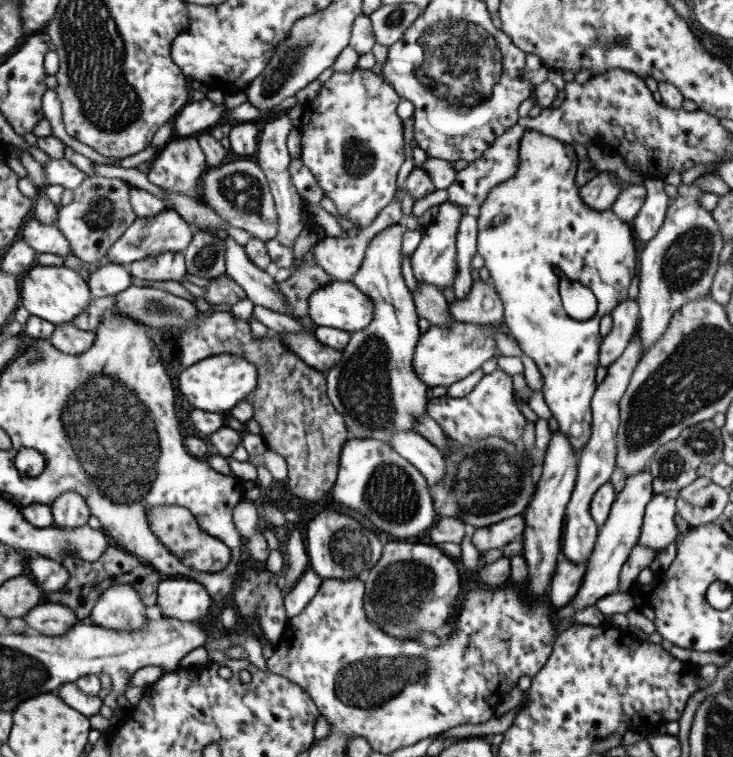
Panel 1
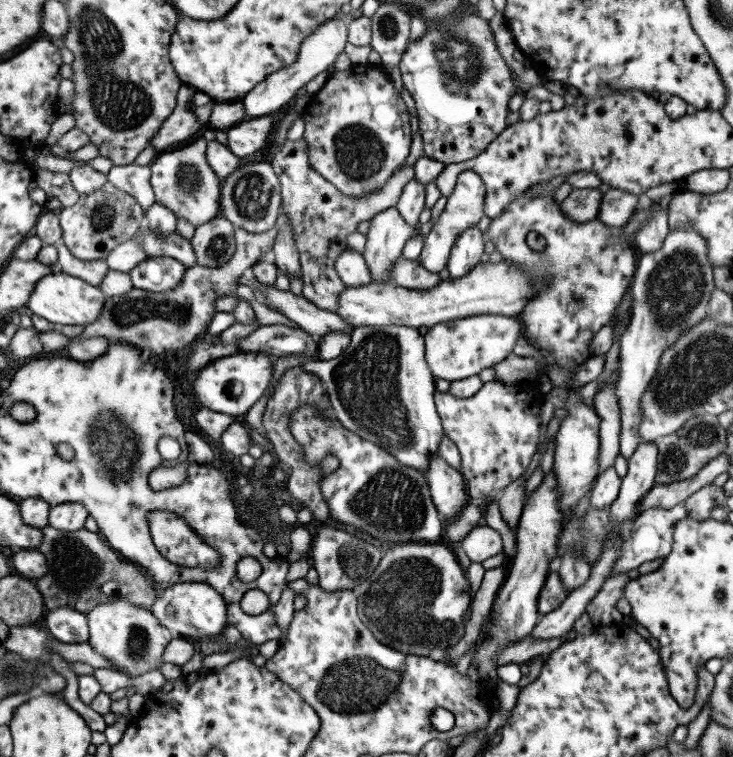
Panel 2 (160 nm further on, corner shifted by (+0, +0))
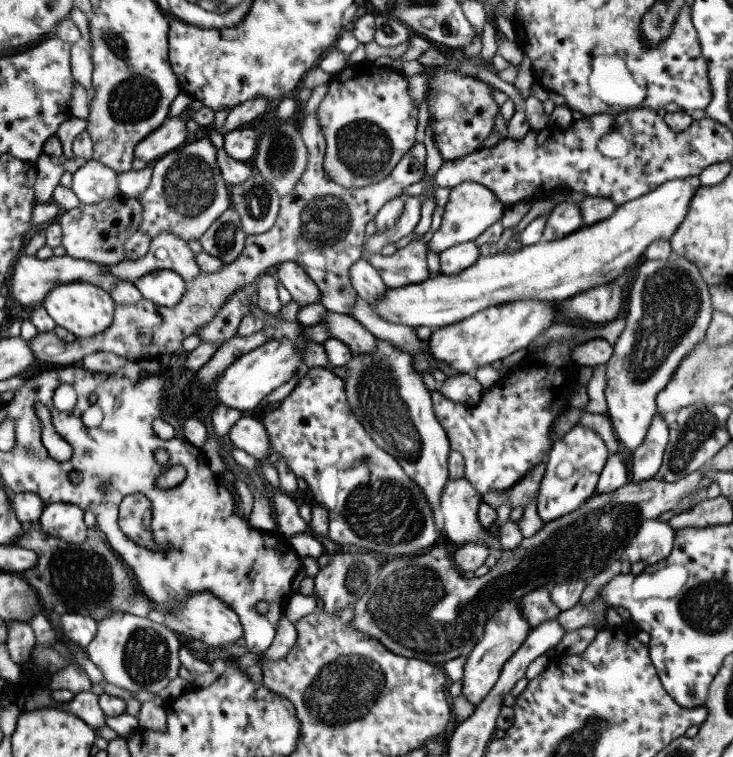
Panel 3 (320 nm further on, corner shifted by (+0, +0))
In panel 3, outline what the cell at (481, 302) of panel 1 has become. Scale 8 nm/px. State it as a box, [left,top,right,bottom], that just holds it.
[370,176,700,329]

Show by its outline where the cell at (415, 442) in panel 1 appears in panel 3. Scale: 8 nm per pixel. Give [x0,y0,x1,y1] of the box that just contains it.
[440,478,503,552]

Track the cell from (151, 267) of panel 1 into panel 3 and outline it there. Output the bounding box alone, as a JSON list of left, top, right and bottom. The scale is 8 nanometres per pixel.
[135,268,185,308]

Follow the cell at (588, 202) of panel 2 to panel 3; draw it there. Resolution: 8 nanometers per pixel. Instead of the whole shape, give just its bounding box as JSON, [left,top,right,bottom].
[541,203,581,241]

